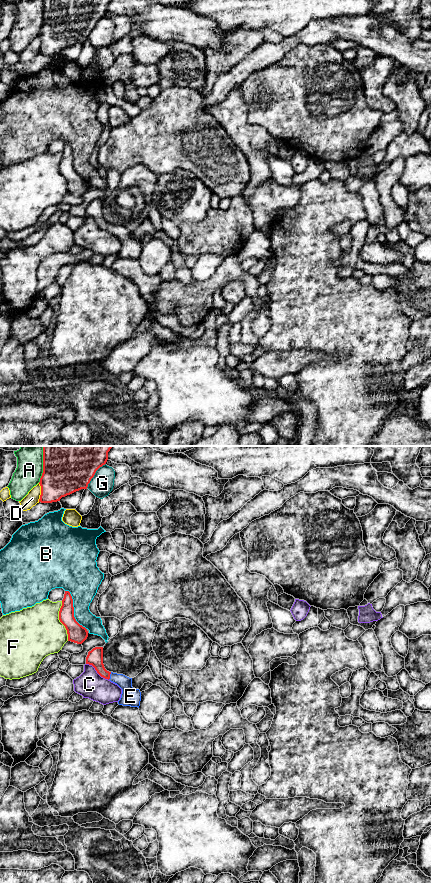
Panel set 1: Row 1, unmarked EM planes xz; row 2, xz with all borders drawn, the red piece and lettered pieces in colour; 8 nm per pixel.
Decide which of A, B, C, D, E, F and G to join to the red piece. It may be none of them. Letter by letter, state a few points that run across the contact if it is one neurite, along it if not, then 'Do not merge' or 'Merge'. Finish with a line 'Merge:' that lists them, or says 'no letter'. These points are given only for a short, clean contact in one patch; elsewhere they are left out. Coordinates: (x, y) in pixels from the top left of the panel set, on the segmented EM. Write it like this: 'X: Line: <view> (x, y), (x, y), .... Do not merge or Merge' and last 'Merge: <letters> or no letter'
A: Do not merge
B: Do not merge
C: Do not merge
D: Do not merge
E: Line: xz (95, 657), (99, 667), (109, 676), (116, 678), (130, 696). Merge
F: Do not merge
G: Do not merge
Merge: E

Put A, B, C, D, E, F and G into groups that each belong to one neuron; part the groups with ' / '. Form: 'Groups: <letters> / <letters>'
Groups: A / B / C / D / E / F / G

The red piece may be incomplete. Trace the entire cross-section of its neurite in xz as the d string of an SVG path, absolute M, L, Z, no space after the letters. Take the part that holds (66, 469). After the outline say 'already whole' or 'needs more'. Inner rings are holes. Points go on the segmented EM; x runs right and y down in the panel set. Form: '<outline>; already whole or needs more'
M43 446L39 502L52 503L87 489L96 471L106 464L112 446Z; already whole

